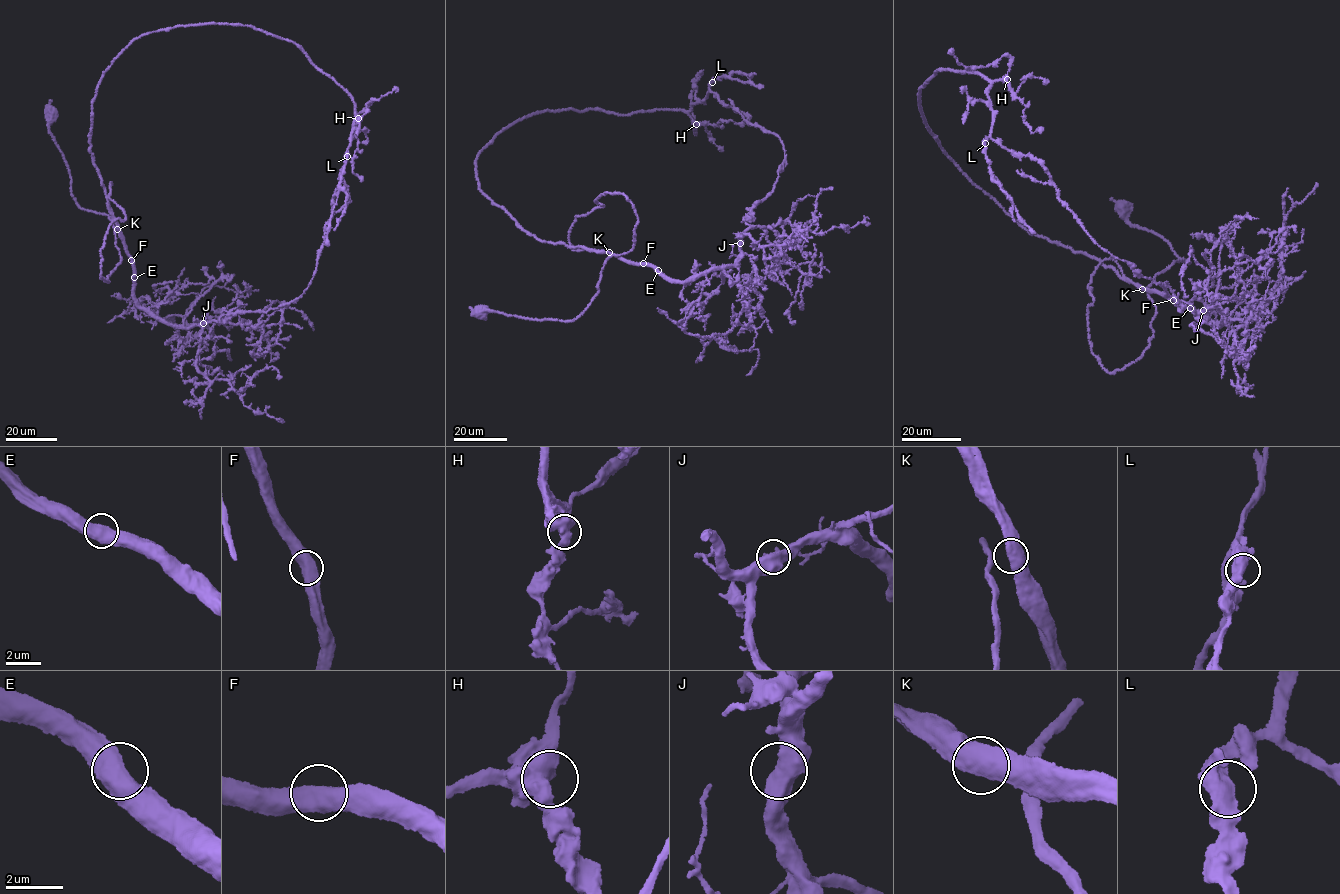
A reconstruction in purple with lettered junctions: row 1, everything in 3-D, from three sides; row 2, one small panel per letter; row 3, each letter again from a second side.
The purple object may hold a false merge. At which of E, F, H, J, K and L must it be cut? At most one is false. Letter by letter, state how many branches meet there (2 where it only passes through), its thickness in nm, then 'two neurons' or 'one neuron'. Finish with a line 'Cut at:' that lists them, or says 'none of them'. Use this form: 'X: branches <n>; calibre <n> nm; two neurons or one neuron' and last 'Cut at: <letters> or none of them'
E: branches 2; calibre 600 nm; one neuron
F: branches 2; calibre 600 nm; one neuron
H: branches 2; calibre 650 nm; one neuron
J: branches 2; calibre 600 nm; one neuron
K: branches 2; calibre 600 nm; one neuron
L: branches 2; calibre 600 nm; one neuron
Cut at: none of them

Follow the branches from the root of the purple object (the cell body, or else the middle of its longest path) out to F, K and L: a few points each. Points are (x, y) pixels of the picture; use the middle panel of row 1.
F: (481, 313), (581, 314), (607, 259), (635, 240), (632, 205), (607, 192), (575, 217), (571, 248), (643, 263)
K: (481, 313), (581, 314), (607, 259), (635, 240), (632, 205), (607, 192), (568, 234), (573, 249), (608, 253)
L: (481, 313), (571, 321), (638, 221), (607, 192), (584, 249), (533, 236), (479, 188), (493, 137), (712, 82)

